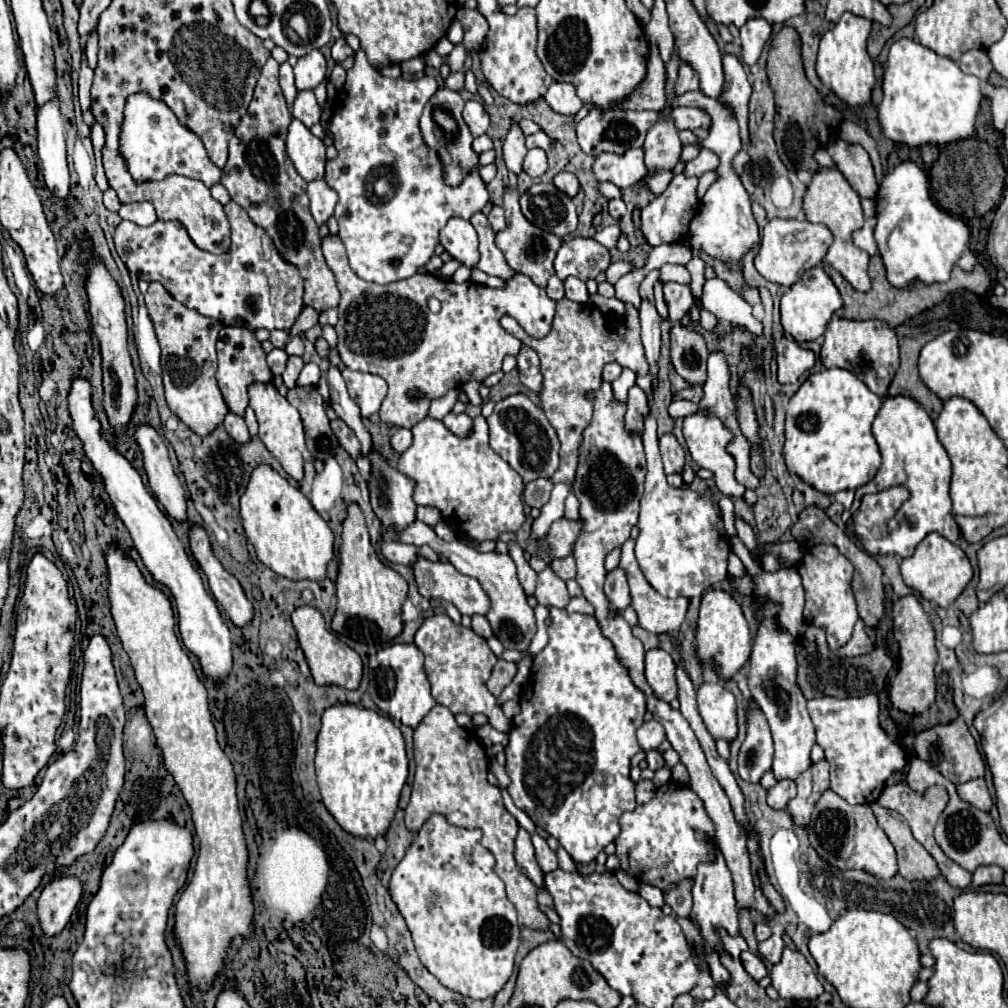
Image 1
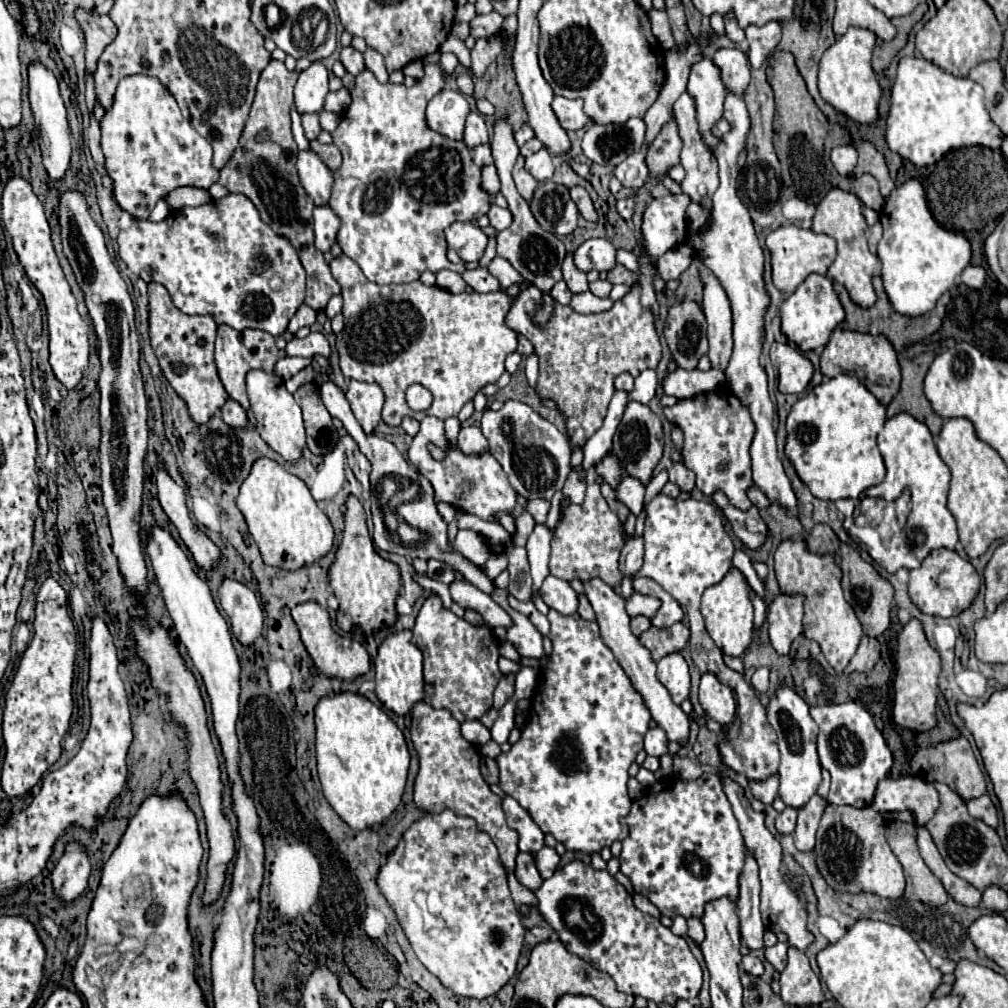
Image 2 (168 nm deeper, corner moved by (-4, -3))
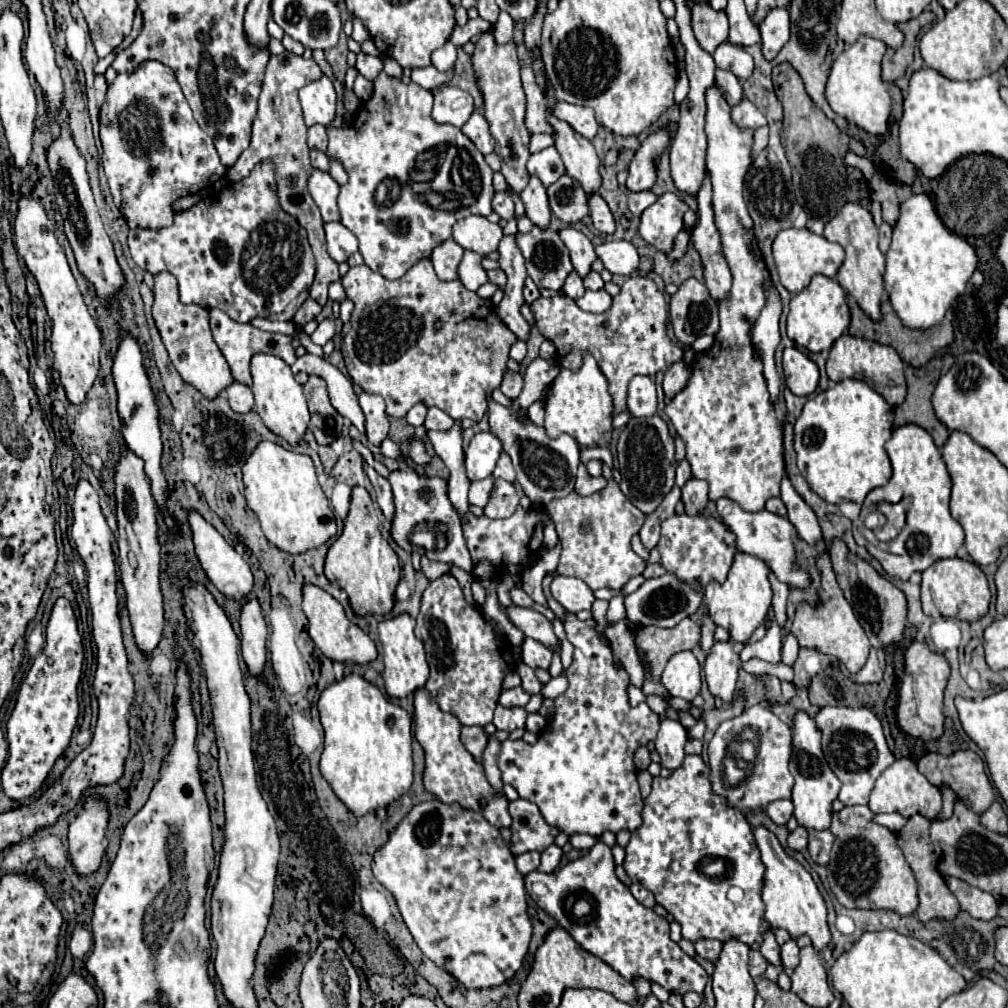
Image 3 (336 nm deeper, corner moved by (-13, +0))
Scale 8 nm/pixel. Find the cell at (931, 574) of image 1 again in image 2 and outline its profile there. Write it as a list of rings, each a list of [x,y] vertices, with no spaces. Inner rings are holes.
[[[934,549],[918,569],[910,571],[910,597],[916,605],[924,607],[930,615],[936,617],[954,617],[962,613],[966,607],[970,607],[972,599],[976,597],[980,589],[980,575],[976,581],[976,569],[968,559],[962,559],[956,551],[952,549]]]

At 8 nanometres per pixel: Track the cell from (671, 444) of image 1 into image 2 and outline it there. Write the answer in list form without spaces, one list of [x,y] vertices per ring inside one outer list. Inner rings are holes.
[[[672,463],[672,467],[668,469],[668,475],[670,475],[670,481],[676,483],[682,491],[692,491],[694,489],[694,473],[684,465],[684,463]]]

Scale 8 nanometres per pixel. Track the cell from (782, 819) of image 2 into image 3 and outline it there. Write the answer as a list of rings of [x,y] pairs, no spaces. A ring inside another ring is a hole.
[[[797,826],[797,830],[793,830],[791,834],[789,834],[789,848],[791,850],[797,850],[797,852],[803,852],[805,848],[807,848],[807,842],[809,842],[809,838],[807,838],[807,830],[803,830],[803,826]]]

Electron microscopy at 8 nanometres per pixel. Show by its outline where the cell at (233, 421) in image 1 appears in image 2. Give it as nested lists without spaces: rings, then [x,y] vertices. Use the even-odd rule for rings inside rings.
[[[228,399],[226,405],[220,409],[220,415],[224,419],[226,425],[230,425],[232,429],[242,429],[248,425],[248,417],[246,417],[246,411],[234,401],[234,399]]]

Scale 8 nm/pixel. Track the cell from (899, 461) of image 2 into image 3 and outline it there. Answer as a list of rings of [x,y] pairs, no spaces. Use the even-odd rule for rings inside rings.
[[[901,426],[901,428],[893,430],[893,436],[885,448],[887,448],[887,456],[893,466],[893,476],[885,486],[875,488],[867,494],[867,498],[863,502],[863,514],[865,514],[865,508],[875,510],[875,506],[879,502],[895,504],[901,498],[909,496],[911,508],[907,510],[905,528],[899,532],[899,536],[895,540],[891,540],[891,542],[887,542],[887,546],[883,546],[887,552],[883,552],[881,548],[867,542],[867,533],[864,533],[863,527],[854,530],[853,536],[859,545],[865,546],[869,550],[869,554],[873,558],[877,558],[881,562],[887,576],[891,576],[891,578],[897,576],[901,580],[909,580],[909,576],[913,572],[923,572],[925,568],[929,568],[933,562],[937,562],[941,558],[956,556],[957,550],[964,545],[965,534],[963,534],[963,528],[959,526],[959,522],[955,522],[951,518],[951,512],[949,512],[951,478],[947,474],[939,448],[935,446],[935,442],[931,442],[931,434],[927,434],[925,430],[919,430],[919,426]]]

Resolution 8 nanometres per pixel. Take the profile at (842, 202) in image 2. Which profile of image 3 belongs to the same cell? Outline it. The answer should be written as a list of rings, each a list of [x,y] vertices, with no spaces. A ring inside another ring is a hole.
[[[849,202],[843,206],[843,210],[825,226],[823,234],[829,242],[837,242],[845,250],[845,262],[837,272],[837,282],[839,286],[849,292],[861,310],[871,318],[871,320],[881,320],[881,296],[883,296],[883,272],[885,272],[885,256],[877,248],[877,226],[873,224],[873,216],[869,210],[865,210],[861,204]]]

